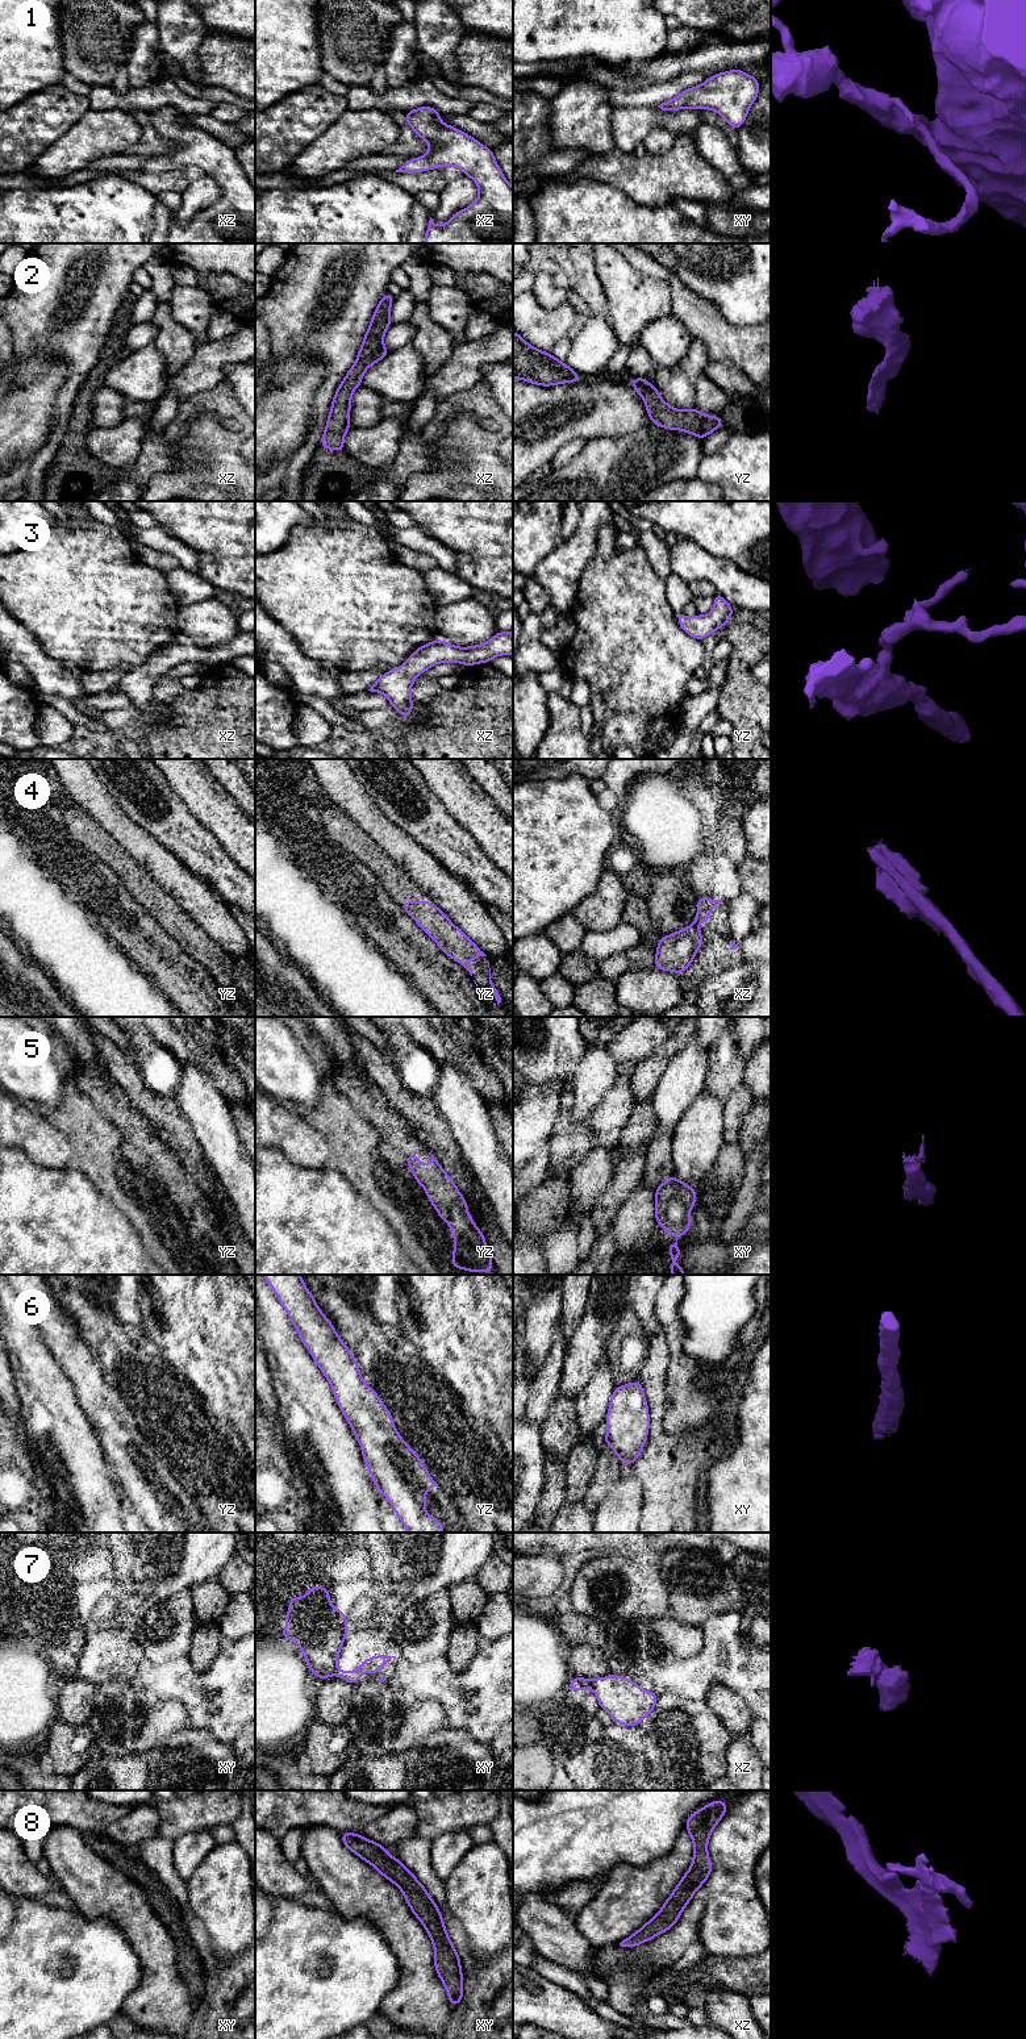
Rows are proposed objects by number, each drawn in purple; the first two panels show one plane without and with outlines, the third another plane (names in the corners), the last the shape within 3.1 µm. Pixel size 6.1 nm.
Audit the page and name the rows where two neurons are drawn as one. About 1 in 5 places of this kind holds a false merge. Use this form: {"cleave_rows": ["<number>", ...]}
{"cleave_rows": ["7"]}

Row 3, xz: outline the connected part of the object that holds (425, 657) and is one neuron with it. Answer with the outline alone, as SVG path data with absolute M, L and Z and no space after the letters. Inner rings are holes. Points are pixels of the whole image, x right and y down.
M497 631L483 645L456 647L443 639L420 646L406 662L381 675L368 691L384 695L401 717L410 717L414 702L410 689L418 675L439 663L475 666L489 663L495 656L513 655L513 633Z

